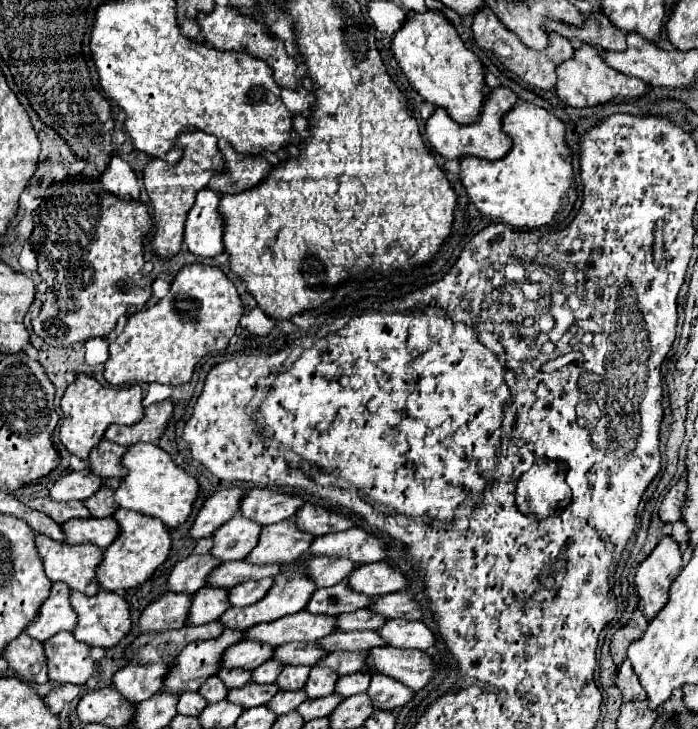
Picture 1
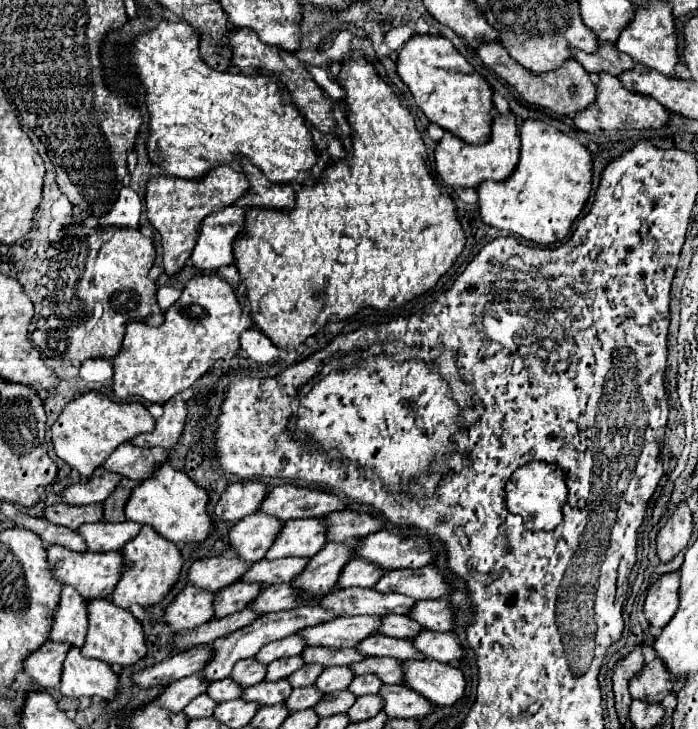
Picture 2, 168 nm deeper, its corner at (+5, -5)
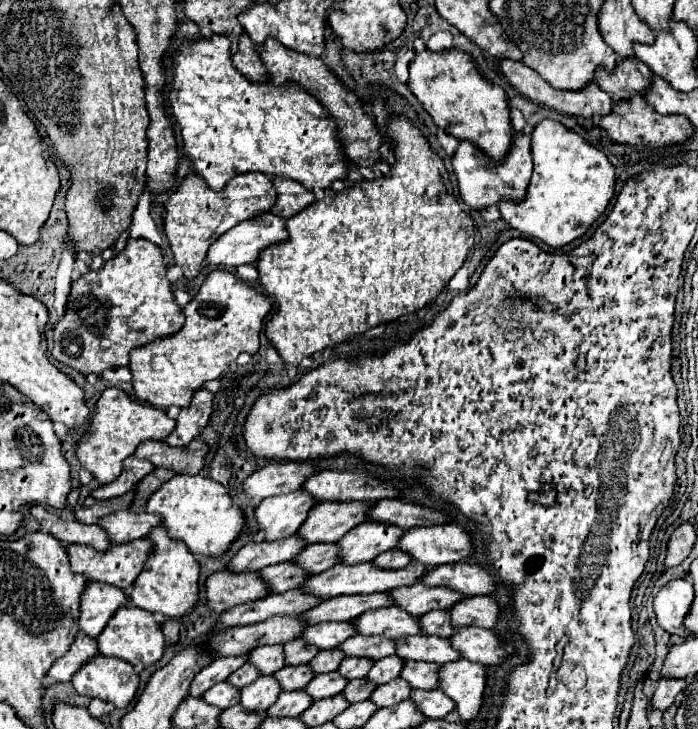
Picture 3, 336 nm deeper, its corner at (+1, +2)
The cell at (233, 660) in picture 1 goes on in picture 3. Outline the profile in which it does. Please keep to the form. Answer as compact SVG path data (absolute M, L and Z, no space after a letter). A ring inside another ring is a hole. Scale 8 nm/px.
M324 622L324 624L308 626L302 638L308 640L308 644L318 646L320 650L326 650L326 648L340 646L346 638L352 638L356 634L358 630L352 622Z

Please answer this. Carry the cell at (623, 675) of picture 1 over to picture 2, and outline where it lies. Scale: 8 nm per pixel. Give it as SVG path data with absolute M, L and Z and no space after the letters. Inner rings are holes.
M654 659L628 681L628 689L632 699L660 703L668 693L672 693L674 683L668 683L668 671L664 671L664 667L660 667L660 661Z

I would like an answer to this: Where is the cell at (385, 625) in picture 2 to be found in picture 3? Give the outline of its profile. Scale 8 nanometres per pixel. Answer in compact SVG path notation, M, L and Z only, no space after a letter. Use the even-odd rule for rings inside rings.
M432 610L420 618L420 624L422 624L426 634L436 634L442 638L454 636L454 632L456 632L456 628L452 626L448 610Z

